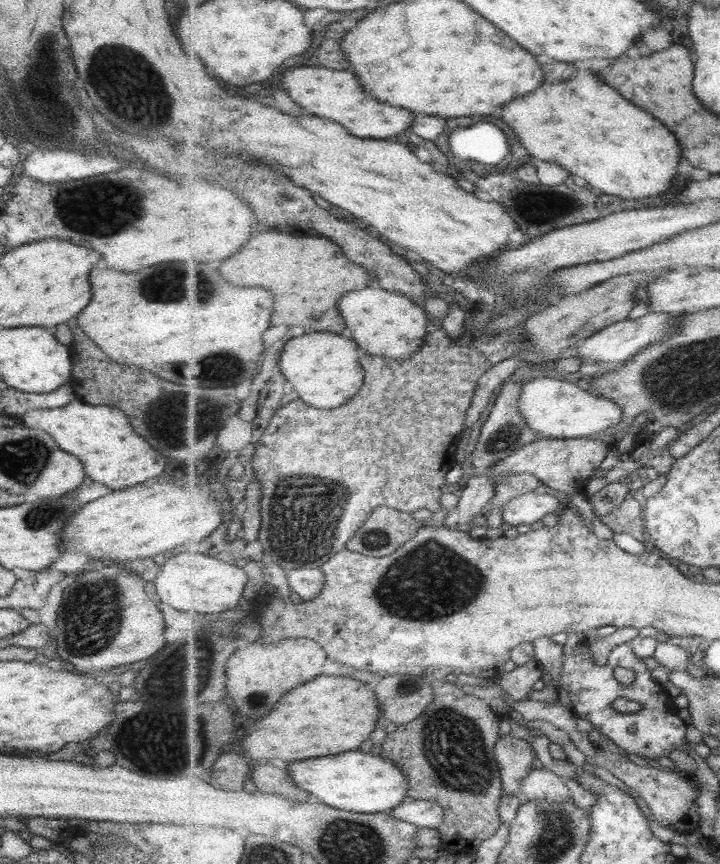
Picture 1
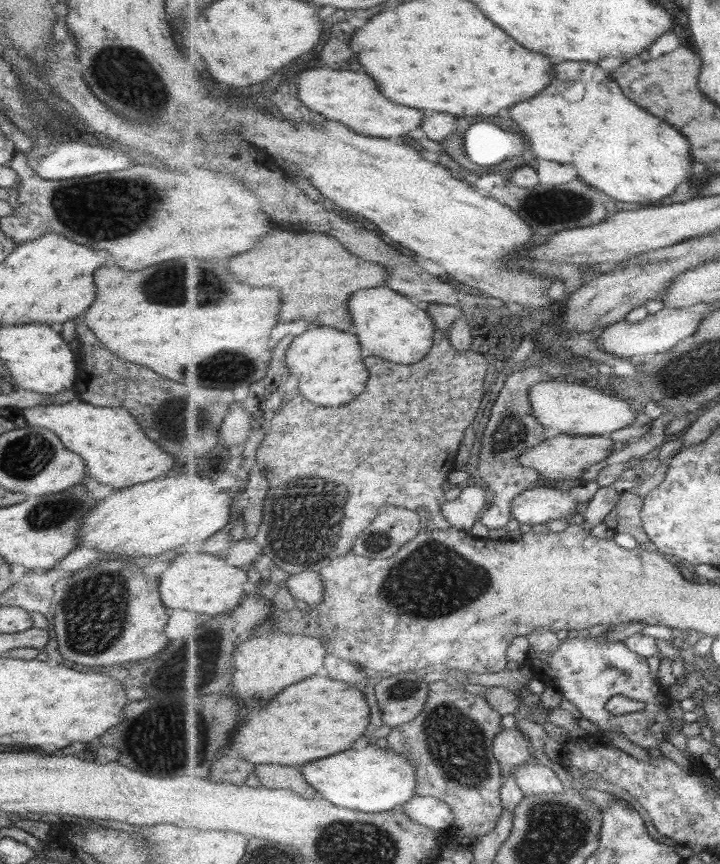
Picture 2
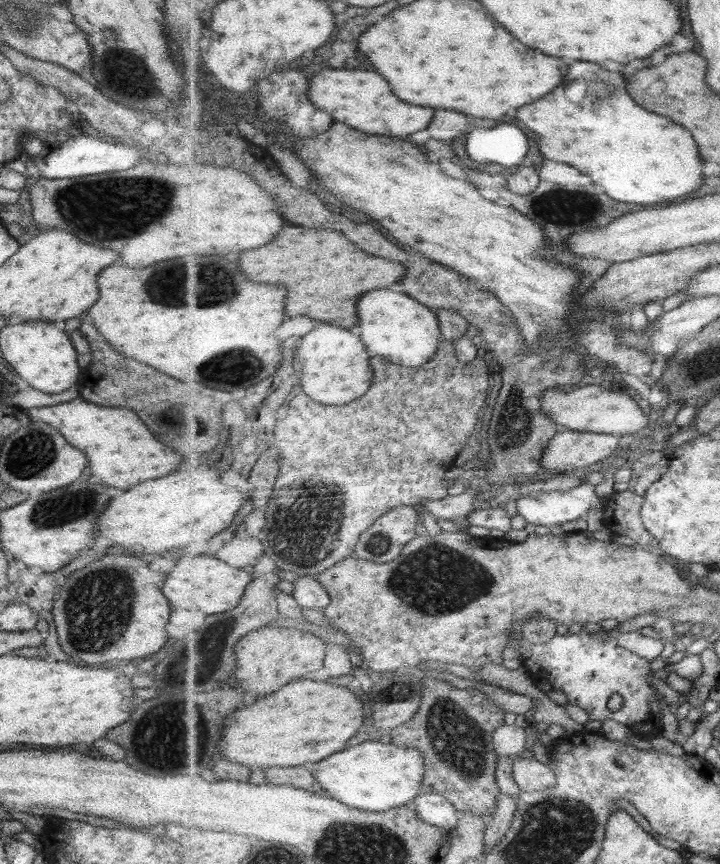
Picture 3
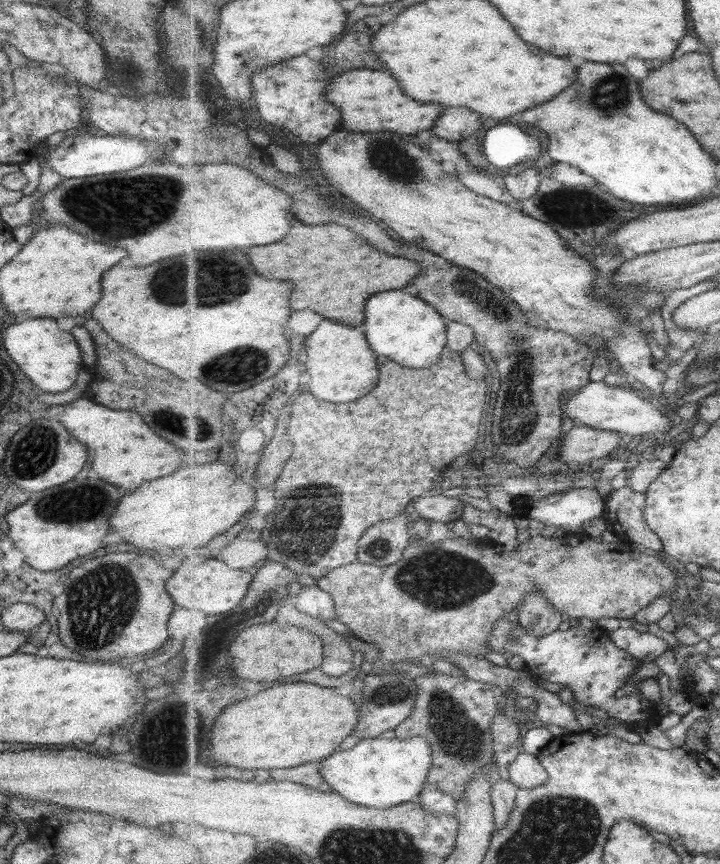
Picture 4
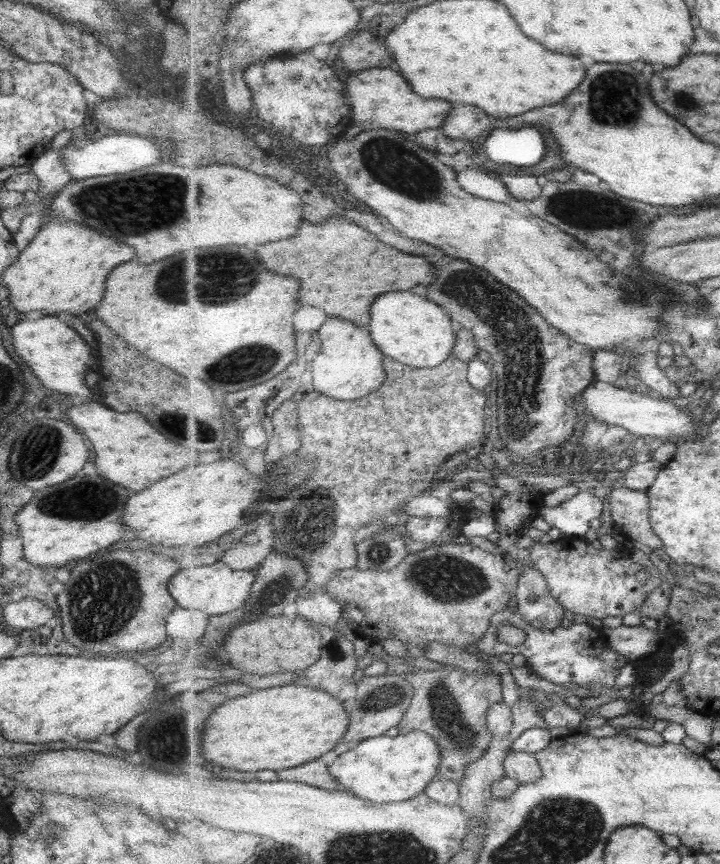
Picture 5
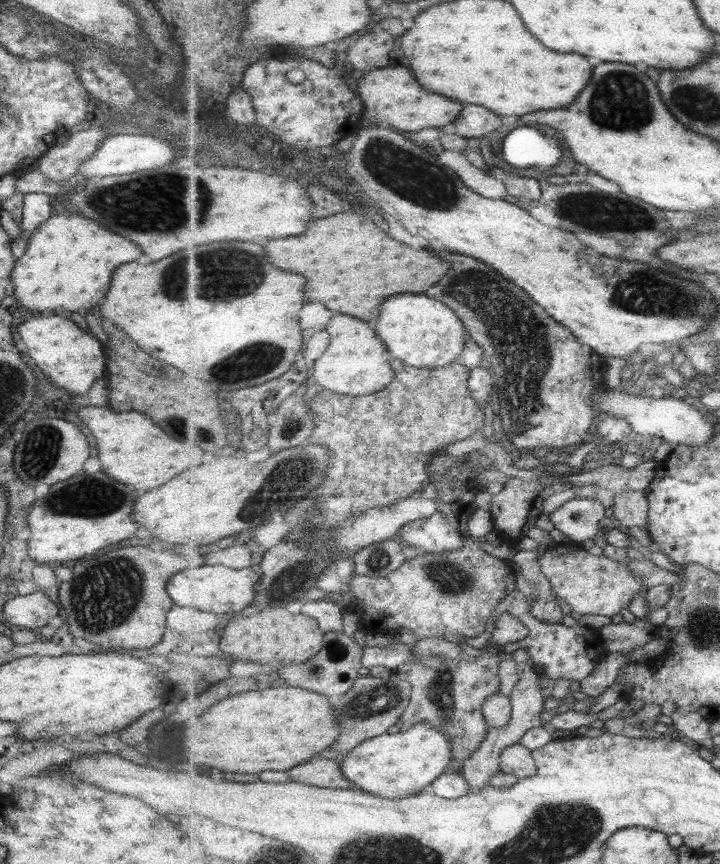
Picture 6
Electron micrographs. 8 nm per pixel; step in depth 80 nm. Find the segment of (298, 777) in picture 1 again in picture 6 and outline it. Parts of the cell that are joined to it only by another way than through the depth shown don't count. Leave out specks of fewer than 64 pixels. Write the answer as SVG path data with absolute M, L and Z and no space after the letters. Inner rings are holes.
M422 722L406 731L363 741L338 760L343 774L355 788L393 800L430 790L433 782L449 770L453 758L451 737L444 730Z

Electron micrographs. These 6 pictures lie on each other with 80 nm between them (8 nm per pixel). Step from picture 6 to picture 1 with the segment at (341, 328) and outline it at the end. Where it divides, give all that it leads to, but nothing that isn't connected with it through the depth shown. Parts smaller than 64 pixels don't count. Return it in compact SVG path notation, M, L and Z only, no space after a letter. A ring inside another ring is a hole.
M317 331L293 338L281 355L281 371L292 384L293 393L298 399L319 409L334 409L352 401L365 383L365 368L361 367L360 358L365 353L359 350L356 340L343 337L339 333Z

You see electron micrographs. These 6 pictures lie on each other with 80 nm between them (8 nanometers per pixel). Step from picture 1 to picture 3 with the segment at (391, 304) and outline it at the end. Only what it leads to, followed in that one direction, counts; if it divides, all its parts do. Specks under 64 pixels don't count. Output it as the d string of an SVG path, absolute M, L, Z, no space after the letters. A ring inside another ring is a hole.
M397 288L365 294L365 298L361 298L359 317L356 331L364 339L365 346L369 346L369 351L373 352L372 357L381 356L403 366L419 368L431 362L440 348L443 336L437 312Z

